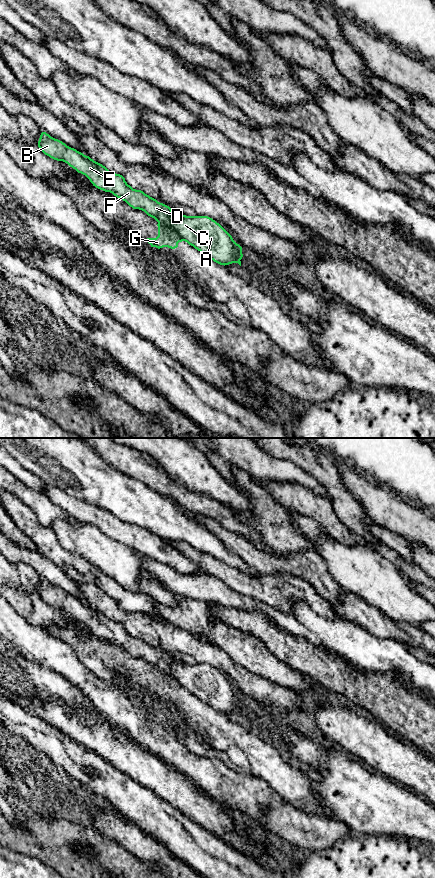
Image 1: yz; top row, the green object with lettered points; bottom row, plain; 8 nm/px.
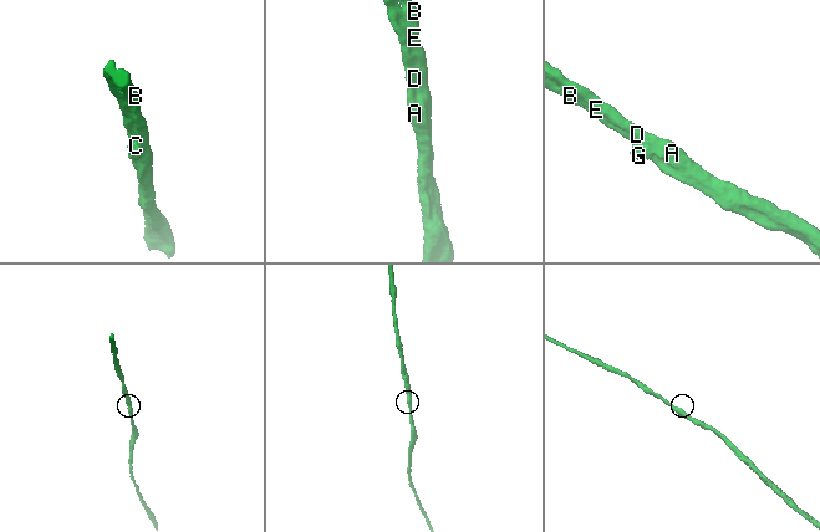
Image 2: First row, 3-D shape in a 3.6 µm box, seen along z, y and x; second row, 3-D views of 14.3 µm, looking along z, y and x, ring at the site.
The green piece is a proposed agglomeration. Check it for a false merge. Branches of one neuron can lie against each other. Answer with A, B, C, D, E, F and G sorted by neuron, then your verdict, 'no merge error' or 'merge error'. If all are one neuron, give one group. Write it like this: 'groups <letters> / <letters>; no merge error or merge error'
groups A B C D E F / G; merge error

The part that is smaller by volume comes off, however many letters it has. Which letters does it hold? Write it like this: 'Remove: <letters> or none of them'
Remove: G

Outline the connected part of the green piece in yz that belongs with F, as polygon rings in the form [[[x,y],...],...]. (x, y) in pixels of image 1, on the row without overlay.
[[[46,580],[41,581],[38,595],[50,606],[63,609],[85,623],[96,636],[112,641],[133,657],[144,659],[214,710],[224,714],[238,711],[241,714],[242,695],[212,666],[174,660],[143,639],[133,637],[122,623],[109,619],[102,612]]]

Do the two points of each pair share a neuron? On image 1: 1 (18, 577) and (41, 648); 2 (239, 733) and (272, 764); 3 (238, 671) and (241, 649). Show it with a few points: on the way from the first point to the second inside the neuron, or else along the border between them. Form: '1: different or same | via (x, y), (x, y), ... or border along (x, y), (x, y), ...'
1: different | border along (10, 605), (24, 618)
2: same | via (247, 741), (264, 758)
3: different | border along (221, 649), (236, 663), (241, 664), (259, 677)

